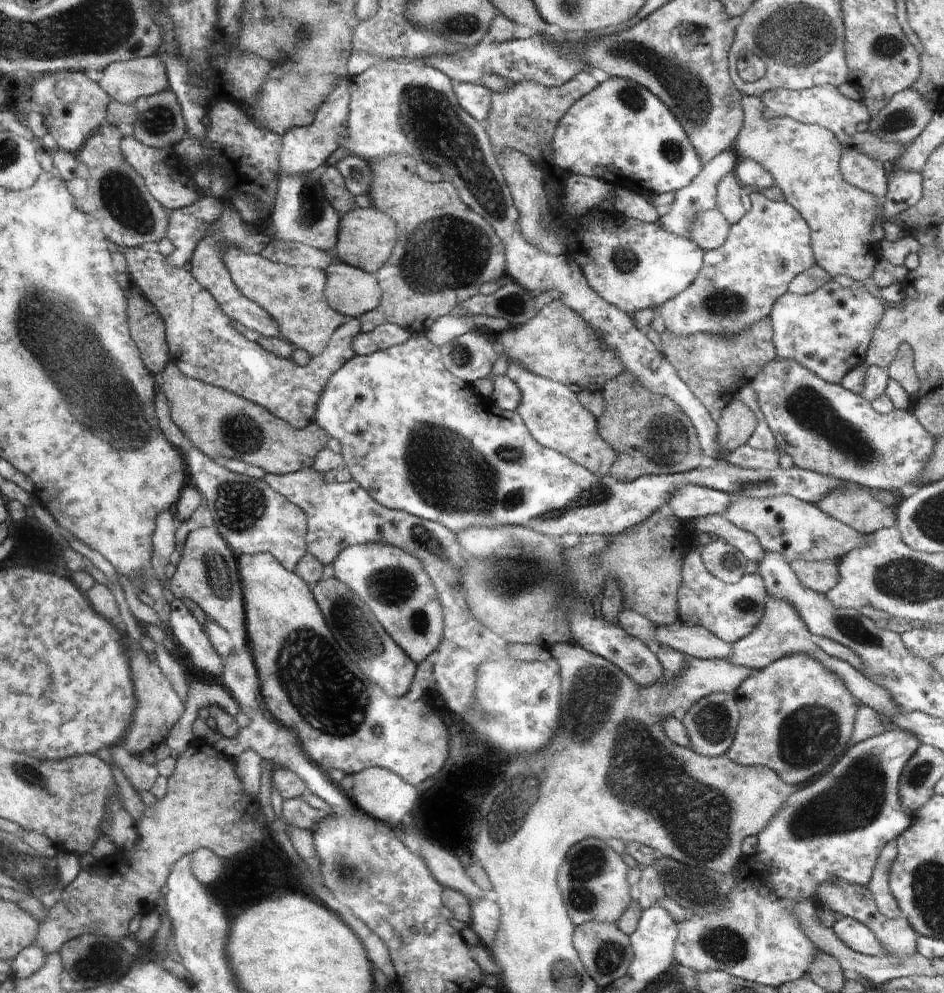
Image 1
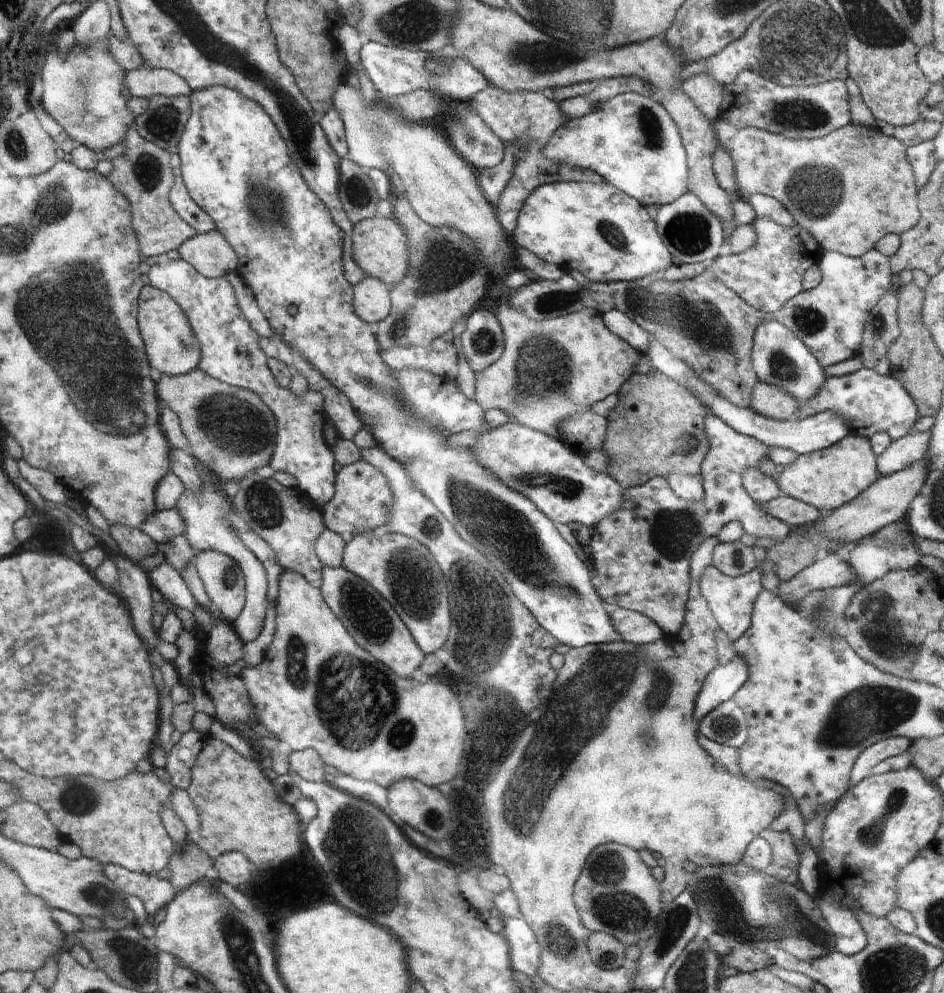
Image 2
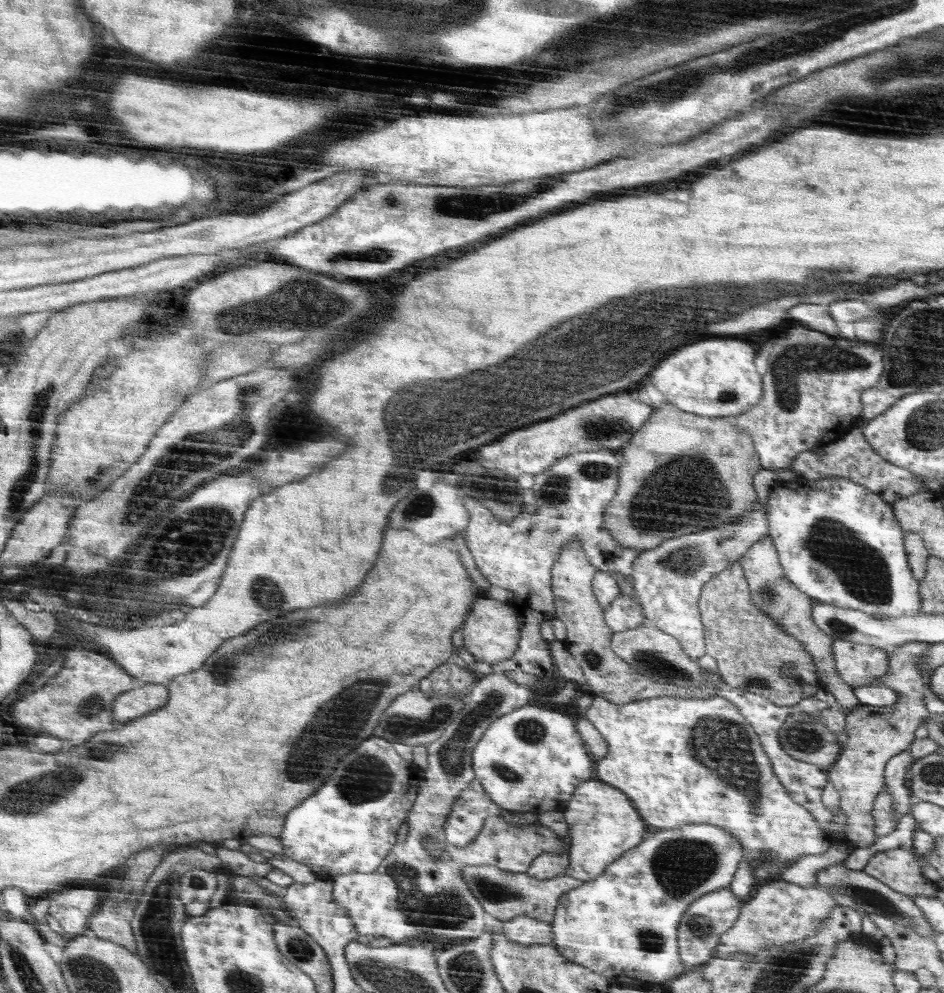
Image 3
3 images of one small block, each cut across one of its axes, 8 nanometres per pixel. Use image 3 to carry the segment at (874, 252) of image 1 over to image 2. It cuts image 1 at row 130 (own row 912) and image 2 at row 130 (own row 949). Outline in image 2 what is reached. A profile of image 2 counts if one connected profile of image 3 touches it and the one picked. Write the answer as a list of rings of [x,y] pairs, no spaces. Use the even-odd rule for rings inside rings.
[[[718,116],[713,122],[713,126],[716,128],[720,146],[729,152],[733,162],[736,164],[741,197],[745,198],[756,193],[769,195],[770,198],[778,199],[778,202],[781,202],[782,206],[785,206],[786,210],[790,211],[794,222],[796,222],[798,226],[802,226],[804,230],[808,230],[810,234],[813,234],[814,240],[816,240],[818,244],[821,244],[825,251],[836,250],[840,252],[840,254],[846,256],[862,256],[862,254],[868,253],[869,250],[874,249],[874,246],[876,246],[877,242],[880,241],[882,237],[885,237],[890,233],[900,234],[906,232],[913,226],[916,226],[920,220],[920,211],[917,206],[919,190],[912,170],[912,164],[910,164],[908,158],[906,158],[906,150],[908,147],[896,137],[884,135],[876,127],[858,126],[858,124],[854,124],[854,122],[851,121],[849,125],[837,128],[833,133],[820,138],[790,139],[783,133],[770,134],[770,132],[766,132],[765,130],[734,126],[733,122],[730,122],[729,119],[726,119],[723,116]]]

